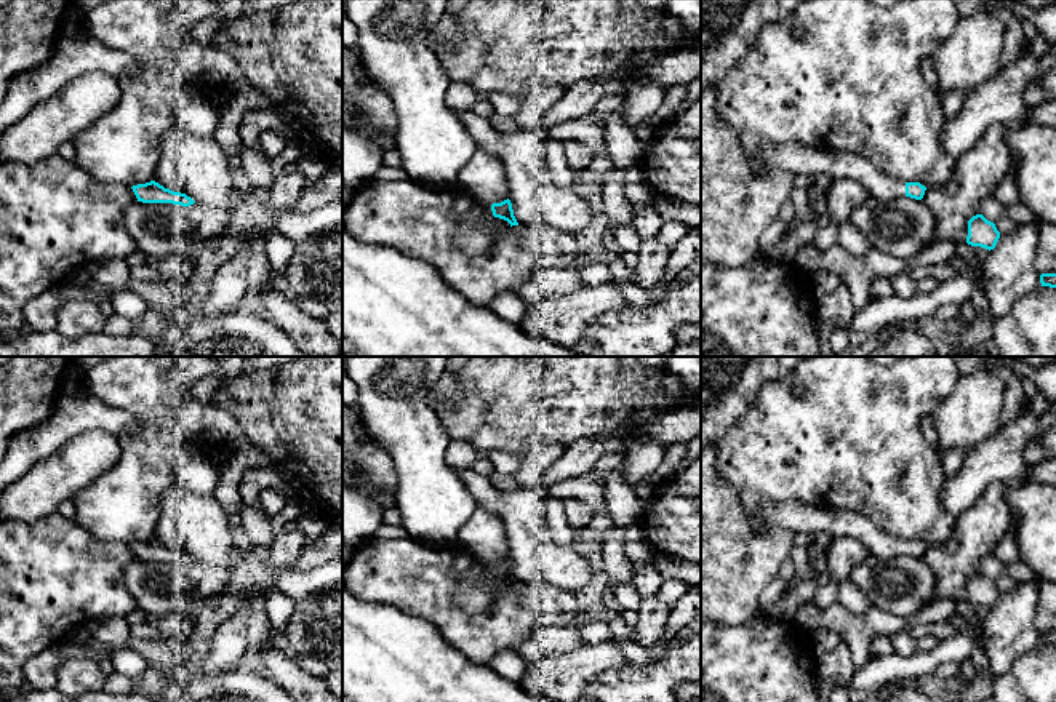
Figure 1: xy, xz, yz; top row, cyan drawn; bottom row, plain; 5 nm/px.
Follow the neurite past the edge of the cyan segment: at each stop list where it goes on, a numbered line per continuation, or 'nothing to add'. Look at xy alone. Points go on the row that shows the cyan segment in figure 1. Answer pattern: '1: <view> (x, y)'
nothing to add

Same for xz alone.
1: xz (484, 176)

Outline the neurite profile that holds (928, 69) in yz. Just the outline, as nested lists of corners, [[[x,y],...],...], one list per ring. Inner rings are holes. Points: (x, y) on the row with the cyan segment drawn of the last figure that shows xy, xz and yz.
[[[931,56],[922,61],[922,72],[928,88],[938,93],[938,74]]]

